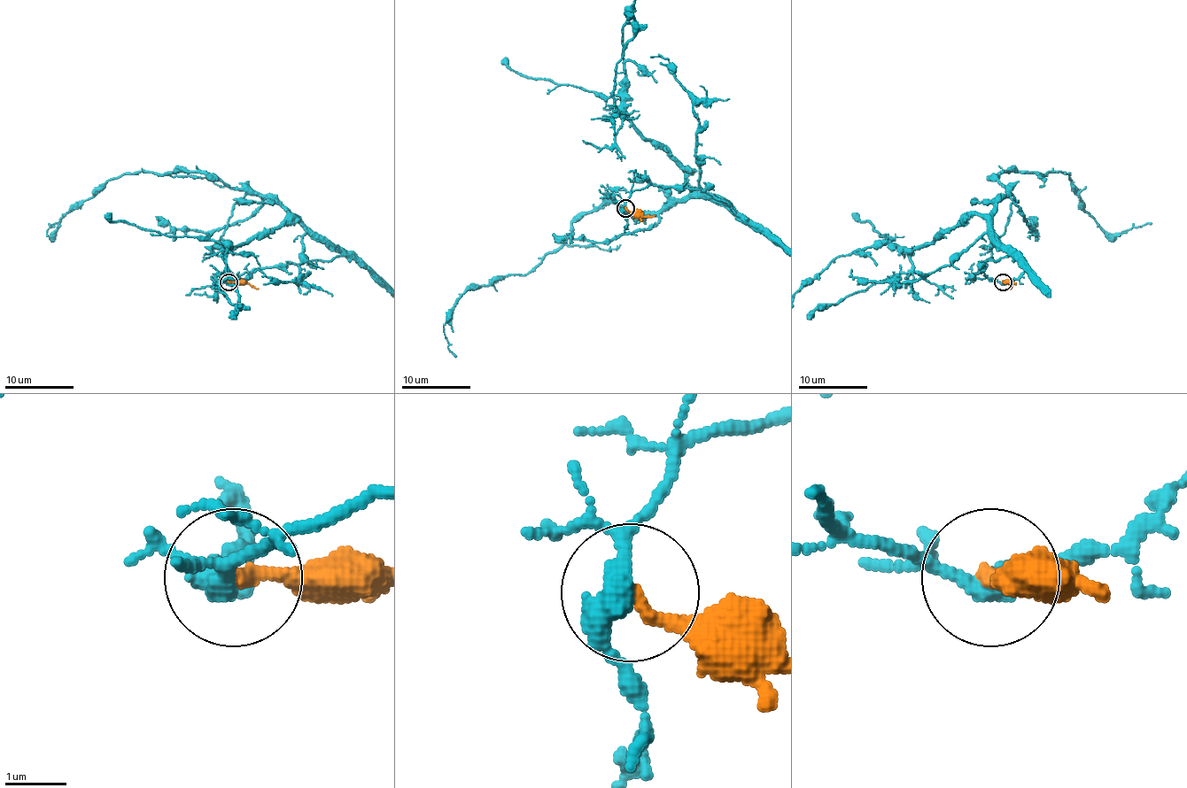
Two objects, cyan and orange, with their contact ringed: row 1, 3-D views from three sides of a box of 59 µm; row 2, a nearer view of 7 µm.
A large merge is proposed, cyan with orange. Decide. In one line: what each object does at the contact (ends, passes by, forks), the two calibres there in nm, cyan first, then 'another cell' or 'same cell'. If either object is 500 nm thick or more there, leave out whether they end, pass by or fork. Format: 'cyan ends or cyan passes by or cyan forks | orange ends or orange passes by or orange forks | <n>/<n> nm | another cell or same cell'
cyan forks | orange ends | 320/260 nm | another cell

